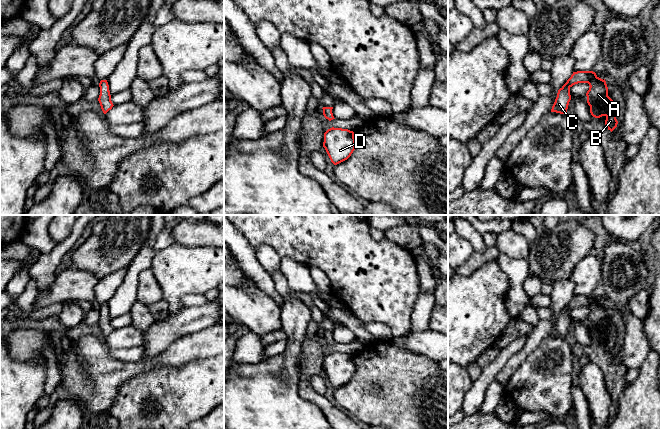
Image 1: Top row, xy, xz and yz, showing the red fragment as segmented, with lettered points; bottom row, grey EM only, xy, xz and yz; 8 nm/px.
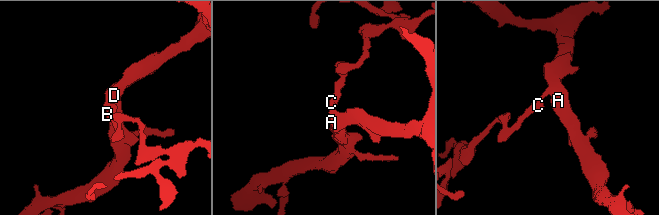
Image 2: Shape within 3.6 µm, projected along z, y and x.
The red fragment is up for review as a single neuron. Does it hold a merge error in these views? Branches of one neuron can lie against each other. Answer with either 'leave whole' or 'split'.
leave whole

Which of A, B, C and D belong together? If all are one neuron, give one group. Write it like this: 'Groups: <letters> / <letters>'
Groups: A B C D

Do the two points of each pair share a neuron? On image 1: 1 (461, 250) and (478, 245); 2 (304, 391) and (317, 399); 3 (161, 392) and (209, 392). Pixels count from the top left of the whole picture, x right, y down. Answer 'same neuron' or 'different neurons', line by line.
1: different neurons
2: same neuron
3: same neuron

